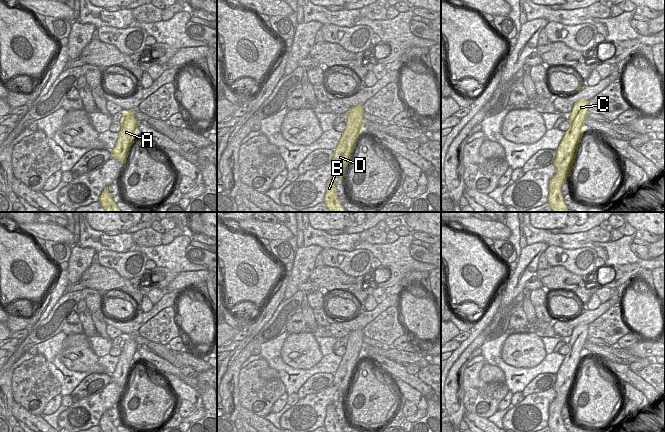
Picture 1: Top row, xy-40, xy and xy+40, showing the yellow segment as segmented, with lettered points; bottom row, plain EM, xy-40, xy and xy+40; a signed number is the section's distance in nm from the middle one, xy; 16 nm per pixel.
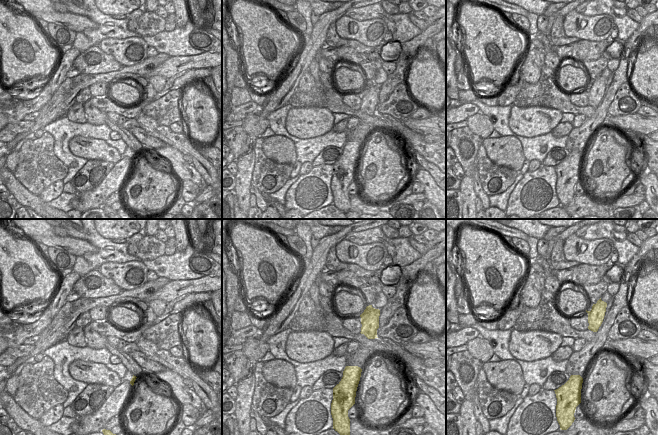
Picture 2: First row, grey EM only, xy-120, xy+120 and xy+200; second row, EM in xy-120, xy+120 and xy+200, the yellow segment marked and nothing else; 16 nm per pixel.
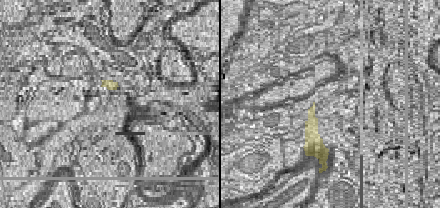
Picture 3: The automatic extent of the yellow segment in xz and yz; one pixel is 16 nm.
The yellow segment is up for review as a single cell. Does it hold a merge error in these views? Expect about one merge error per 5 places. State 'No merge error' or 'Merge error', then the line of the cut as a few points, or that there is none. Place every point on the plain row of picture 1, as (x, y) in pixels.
No merge error. No split.

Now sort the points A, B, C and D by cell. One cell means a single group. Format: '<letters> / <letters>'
A B C D

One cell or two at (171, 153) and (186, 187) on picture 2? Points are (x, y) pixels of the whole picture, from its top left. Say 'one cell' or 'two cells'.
two cells

